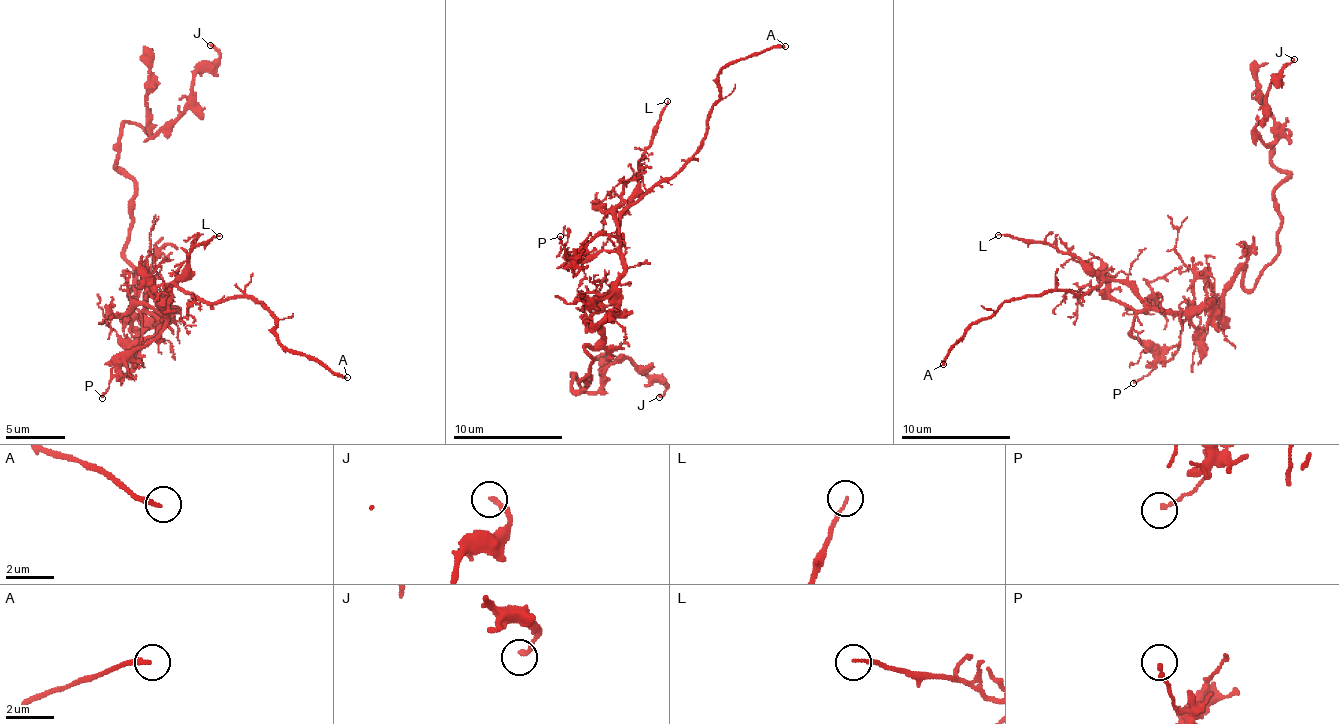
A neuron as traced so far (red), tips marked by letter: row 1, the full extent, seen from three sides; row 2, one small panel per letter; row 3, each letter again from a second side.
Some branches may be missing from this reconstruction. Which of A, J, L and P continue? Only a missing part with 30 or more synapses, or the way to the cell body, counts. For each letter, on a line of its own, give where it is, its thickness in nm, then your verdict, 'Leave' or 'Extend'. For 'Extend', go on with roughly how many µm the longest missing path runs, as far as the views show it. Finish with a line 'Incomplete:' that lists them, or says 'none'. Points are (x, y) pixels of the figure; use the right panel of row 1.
A: Place: (943, 364). Thickness 200 nm. Extend. Missing length about 40 µm
J: Place: (1294, 59). Thickness 180 nm. Leave
L: Place: (998, 235). Thickness 120 nm. Leave
P: Place: (1133, 383). Thickness 160 nm. Leave
Incomplete: A

